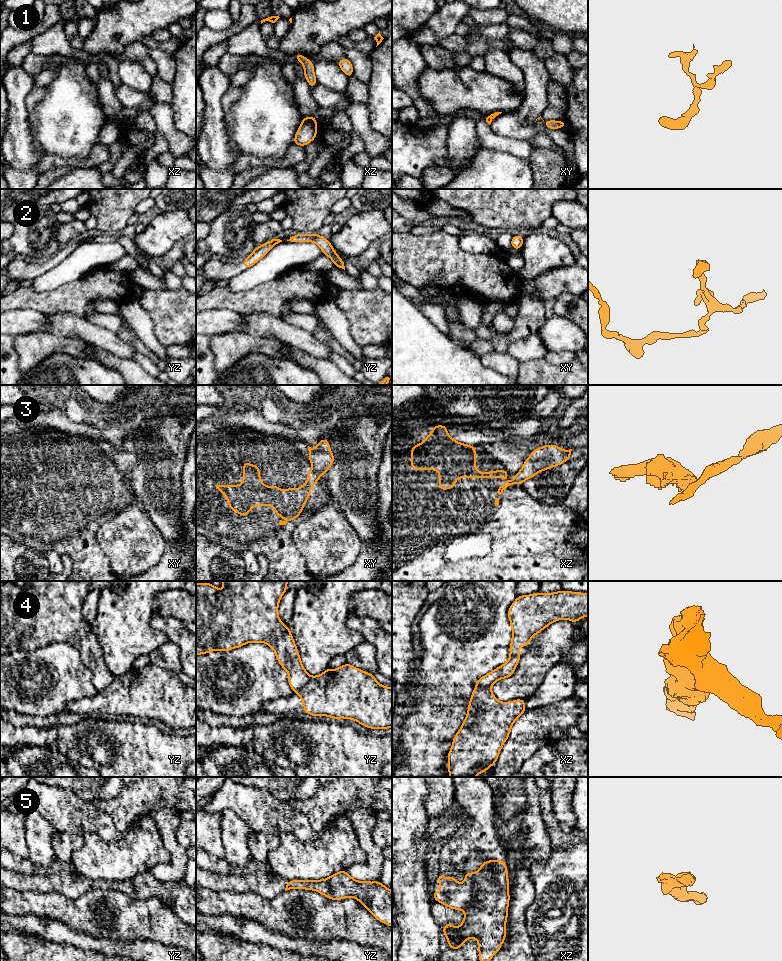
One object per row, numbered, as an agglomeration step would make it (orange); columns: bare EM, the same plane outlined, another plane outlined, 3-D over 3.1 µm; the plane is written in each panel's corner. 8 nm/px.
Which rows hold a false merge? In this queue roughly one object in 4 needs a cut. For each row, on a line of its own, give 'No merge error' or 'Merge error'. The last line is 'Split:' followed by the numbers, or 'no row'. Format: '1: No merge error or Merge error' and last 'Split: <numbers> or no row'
1: No merge error
2: No merge error
3: Merge error
4: Merge error
5: No merge error
Split: 3, 4

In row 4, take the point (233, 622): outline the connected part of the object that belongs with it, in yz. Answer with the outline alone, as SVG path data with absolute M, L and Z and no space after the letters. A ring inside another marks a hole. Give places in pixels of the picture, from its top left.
M222 581L225 590L211 583L196 583L196 655L215 650L229 651L249 642L263 642L275 651L275 657L288 674L294 693L310 680L302 665L298 648L290 632L278 616L281 597L288 581Z

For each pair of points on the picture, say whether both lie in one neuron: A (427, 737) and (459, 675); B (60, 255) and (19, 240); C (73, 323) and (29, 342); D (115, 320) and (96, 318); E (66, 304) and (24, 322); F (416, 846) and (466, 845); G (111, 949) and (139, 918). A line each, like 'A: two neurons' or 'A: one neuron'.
A: one neuron
B: two neurons
C: two neurons
D: one neuron
E: two neurons
F: two neurons
G: two neurons

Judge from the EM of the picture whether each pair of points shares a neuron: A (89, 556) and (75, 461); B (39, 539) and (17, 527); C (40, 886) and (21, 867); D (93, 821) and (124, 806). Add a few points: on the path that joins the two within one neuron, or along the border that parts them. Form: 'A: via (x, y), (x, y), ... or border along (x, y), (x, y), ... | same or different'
A: via (87, 532), (87, 489), (83, 485) | same
B: via (34, 534), (22, 530) | same
C: border along (10, 869), (16, 872), (33, 874) | different
D: border along (94, 802), (110, 816), (114, 826), (121, 833) | different

